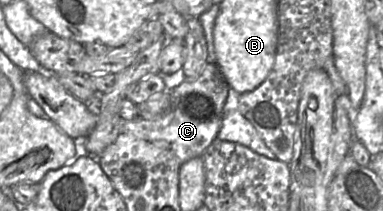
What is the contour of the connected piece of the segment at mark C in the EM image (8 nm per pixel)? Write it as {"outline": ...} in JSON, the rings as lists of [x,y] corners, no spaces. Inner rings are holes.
{"outline":[[[208,63],[196,80],[185,79],[179,86],[168,90],[170,109],[159,119],[136,119],[123,121],[121,133],[131,134],[160,148],[171,151],[180,164],[201,157],[204,151],[217,139],[222,126],[223,108],[229,86],[216,64]]]}

